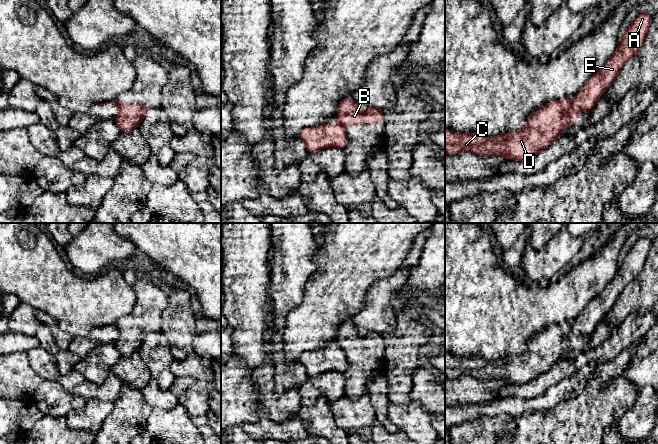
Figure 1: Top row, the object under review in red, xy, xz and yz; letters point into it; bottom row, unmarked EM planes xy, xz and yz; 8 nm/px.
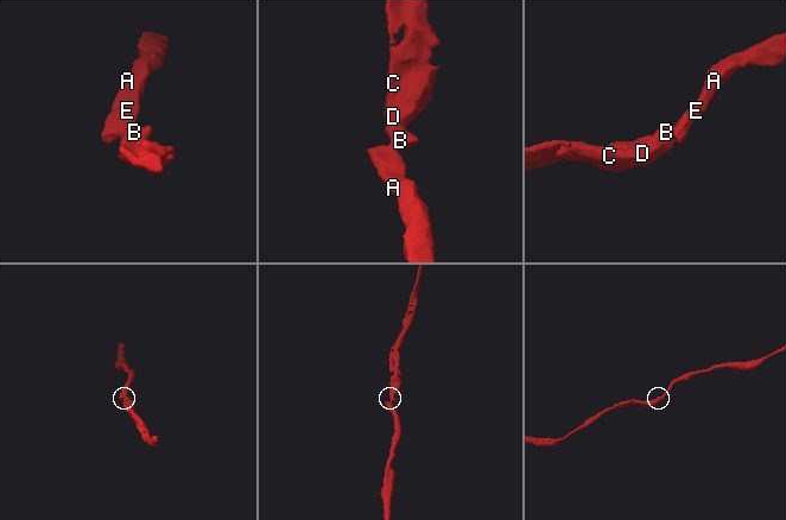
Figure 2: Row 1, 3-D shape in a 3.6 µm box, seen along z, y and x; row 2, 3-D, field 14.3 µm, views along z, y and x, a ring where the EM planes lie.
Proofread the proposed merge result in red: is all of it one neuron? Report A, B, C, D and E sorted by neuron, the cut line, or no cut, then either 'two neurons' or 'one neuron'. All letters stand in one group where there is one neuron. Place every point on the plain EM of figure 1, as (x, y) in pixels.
A E / B C D | yz (570, 325), (572, 335), (576, 339) | two neurons

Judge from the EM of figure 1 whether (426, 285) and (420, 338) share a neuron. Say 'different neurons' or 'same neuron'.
same neuron

